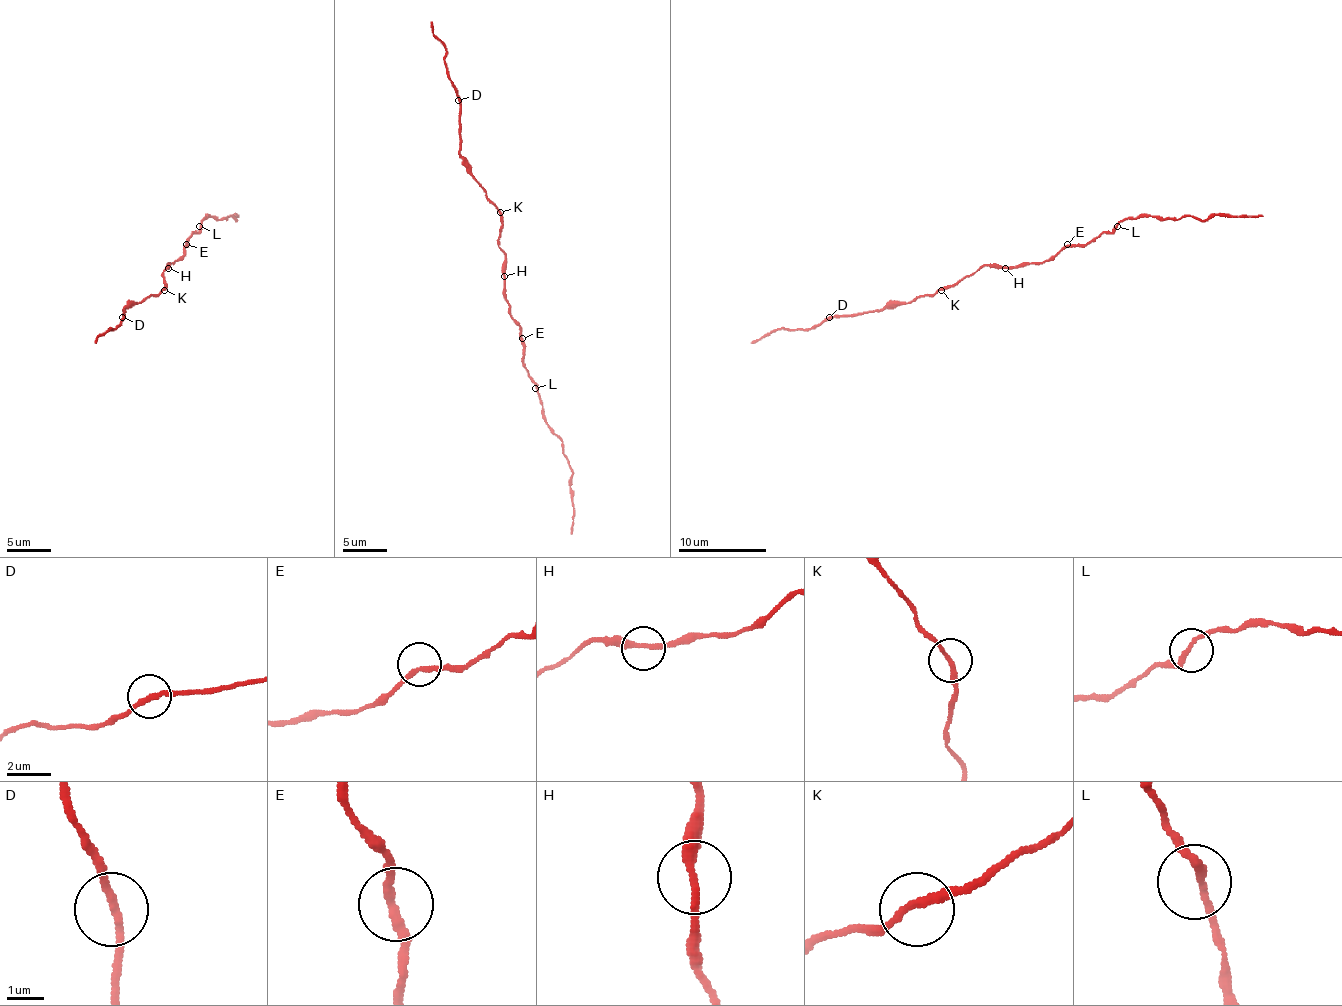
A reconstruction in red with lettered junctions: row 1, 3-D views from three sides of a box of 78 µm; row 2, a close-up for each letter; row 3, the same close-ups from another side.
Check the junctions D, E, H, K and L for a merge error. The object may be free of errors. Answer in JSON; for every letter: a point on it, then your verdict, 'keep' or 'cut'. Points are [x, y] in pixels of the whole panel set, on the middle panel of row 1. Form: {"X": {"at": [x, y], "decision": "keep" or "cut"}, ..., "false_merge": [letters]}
{"D": {"at": [458, 100], "decision": "keep"}, "E": {"at": [522, 338], "decision": "keep"}, "H": {"at": [504, 276], "decision": "keep"}, "K": {"at": [500, 212], "decision": "keep"}, "L": {"at": [535, 388], "decision": "keep"}, "false_merge": []}

